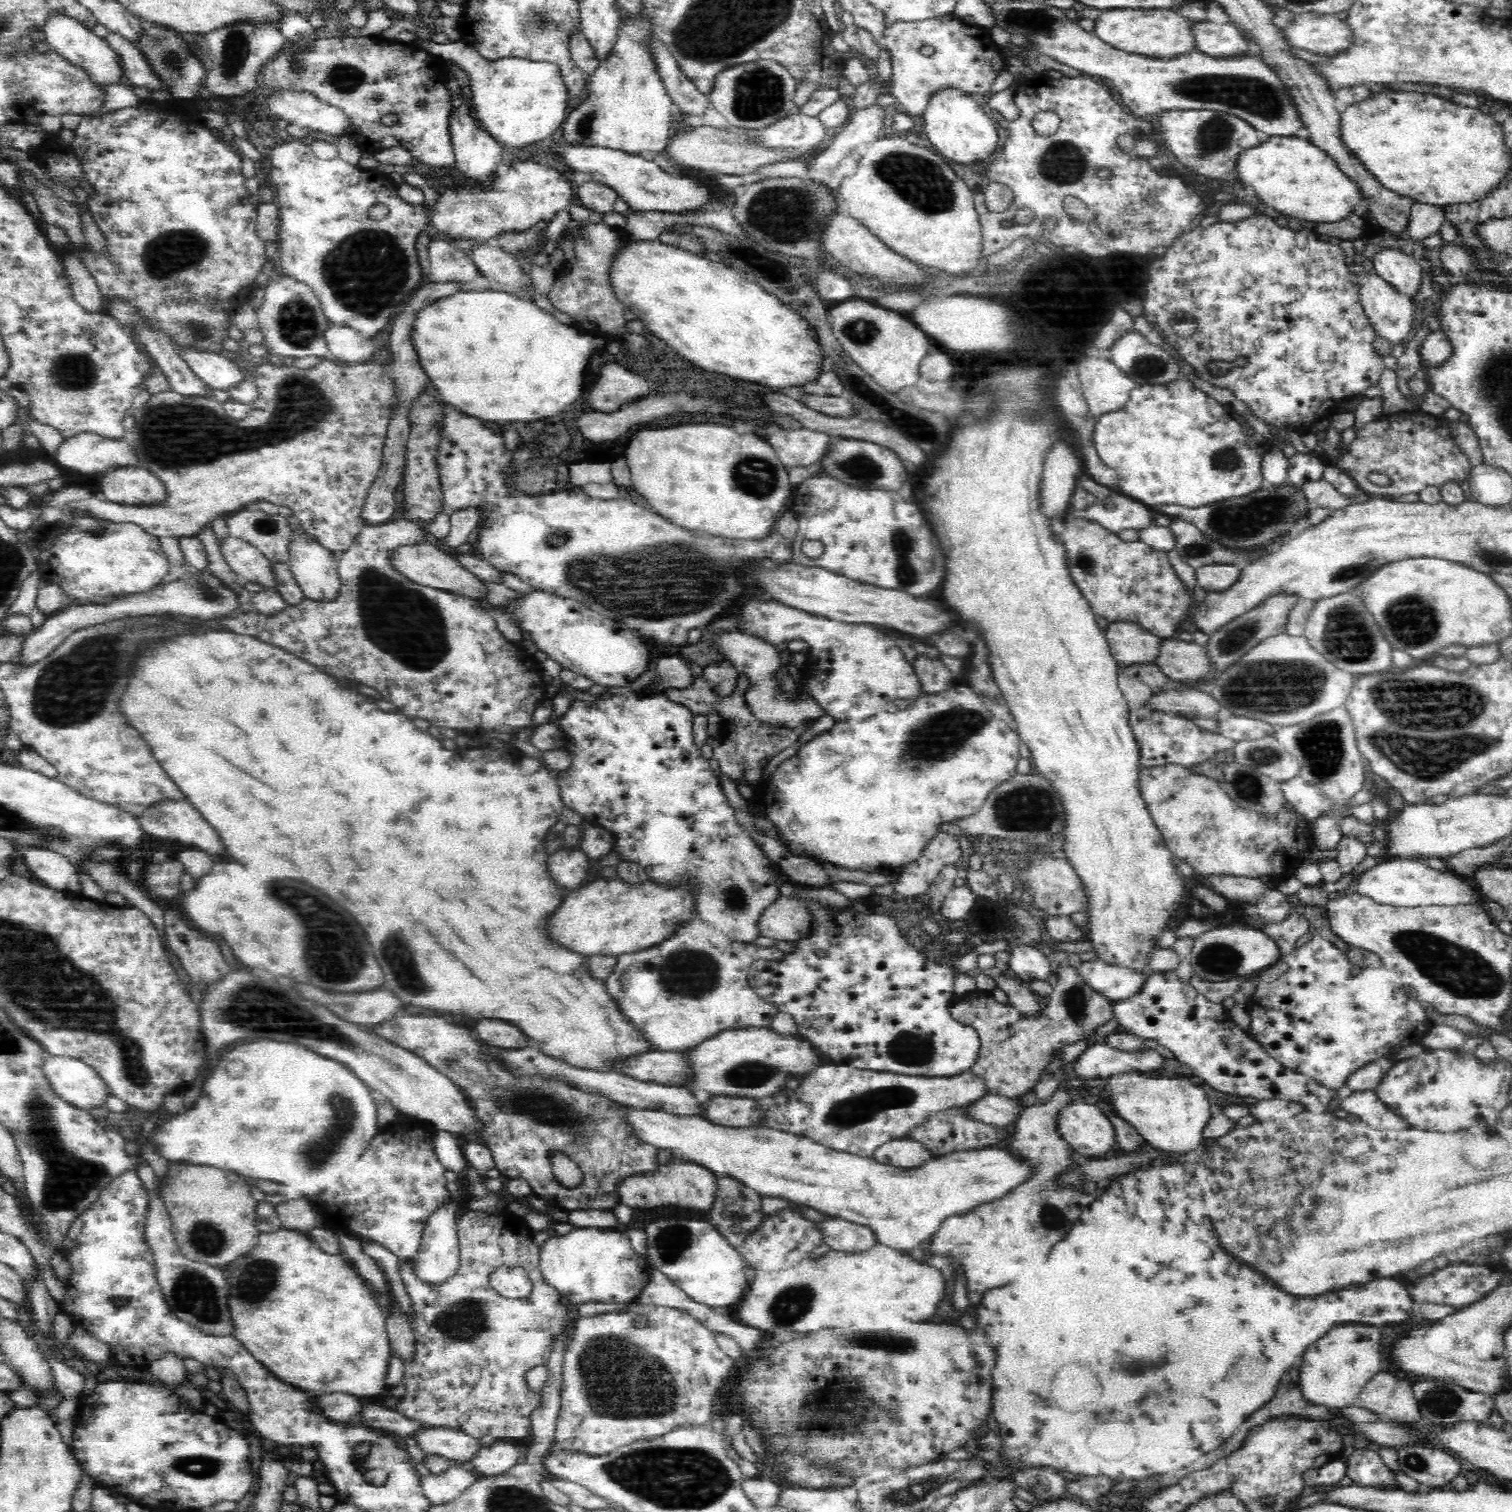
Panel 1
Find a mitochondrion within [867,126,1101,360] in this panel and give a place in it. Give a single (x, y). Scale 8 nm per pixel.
(919, 181)

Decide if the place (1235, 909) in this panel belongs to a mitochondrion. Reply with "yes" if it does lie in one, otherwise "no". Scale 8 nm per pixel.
no

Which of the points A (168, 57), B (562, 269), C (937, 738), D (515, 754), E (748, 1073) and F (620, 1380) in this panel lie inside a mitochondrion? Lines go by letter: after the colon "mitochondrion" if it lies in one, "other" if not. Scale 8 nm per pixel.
A: mitochondrion
B: other
C: mitochondrion
D: other
E: mitochondrion
F: mitochondrion

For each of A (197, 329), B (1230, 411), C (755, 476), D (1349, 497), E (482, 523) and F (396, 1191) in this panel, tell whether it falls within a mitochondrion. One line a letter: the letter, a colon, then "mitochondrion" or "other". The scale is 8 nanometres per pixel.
A: mitochondrion
B: other
C: mitochondrion
D: other
E: other
F: other

